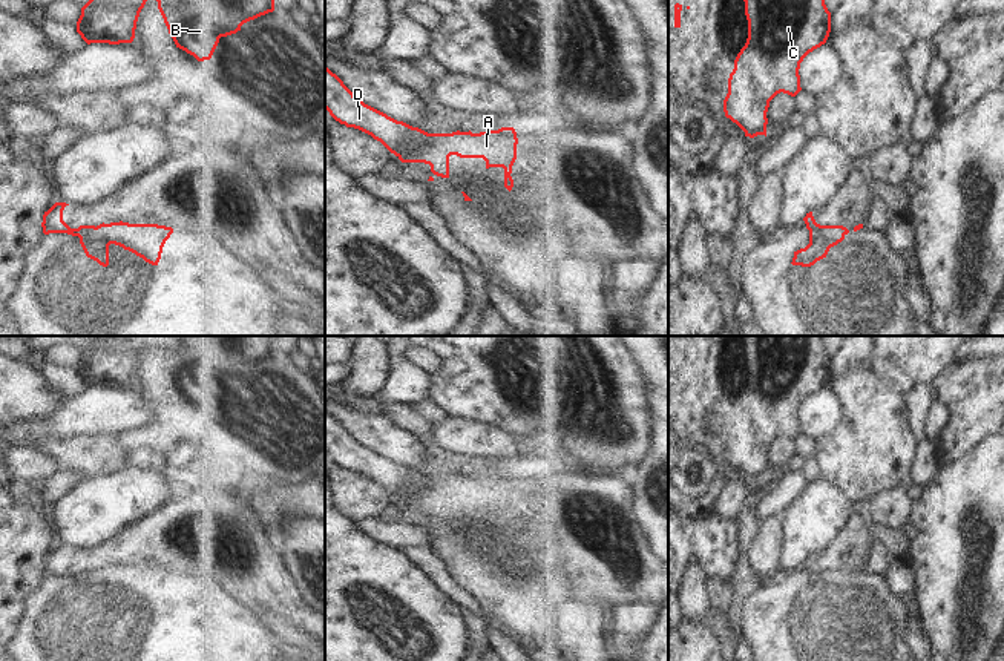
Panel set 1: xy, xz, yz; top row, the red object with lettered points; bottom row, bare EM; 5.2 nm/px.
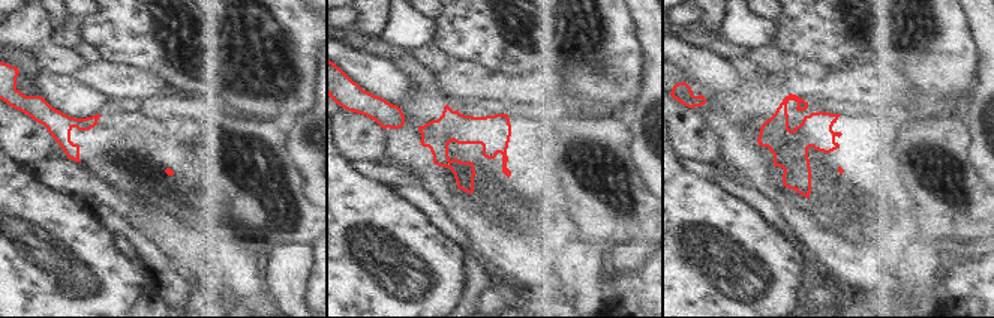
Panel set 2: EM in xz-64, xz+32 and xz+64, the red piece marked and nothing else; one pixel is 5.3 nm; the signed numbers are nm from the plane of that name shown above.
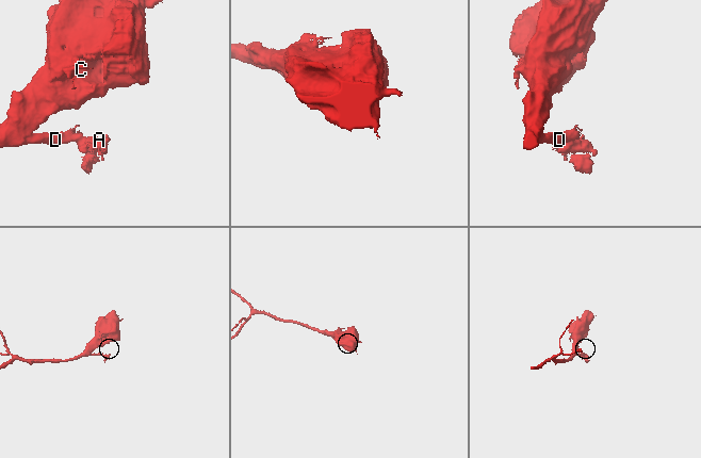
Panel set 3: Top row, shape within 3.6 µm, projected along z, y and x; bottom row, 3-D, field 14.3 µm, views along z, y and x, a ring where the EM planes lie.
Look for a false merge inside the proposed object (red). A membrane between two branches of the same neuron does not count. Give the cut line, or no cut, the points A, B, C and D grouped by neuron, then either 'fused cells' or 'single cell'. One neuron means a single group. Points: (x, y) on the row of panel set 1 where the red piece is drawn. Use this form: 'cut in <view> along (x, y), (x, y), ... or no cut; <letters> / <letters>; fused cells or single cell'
cut in yz along (842, 226), (826, 226), (810, 232); A / B C D; fused cells

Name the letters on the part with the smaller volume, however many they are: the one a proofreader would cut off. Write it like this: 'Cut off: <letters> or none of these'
Cut off: A

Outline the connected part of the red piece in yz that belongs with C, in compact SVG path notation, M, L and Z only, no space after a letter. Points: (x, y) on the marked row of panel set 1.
M743 0L748 38L734 60L723 100L725 117L736 123L745 136L766 136L769 101L780 92L796 97L800 87L800 63L826 43L831 32L831 12L825 0Z

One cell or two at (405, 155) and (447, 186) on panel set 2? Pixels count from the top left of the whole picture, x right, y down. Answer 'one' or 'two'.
one

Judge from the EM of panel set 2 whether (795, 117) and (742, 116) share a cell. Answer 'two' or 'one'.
one

